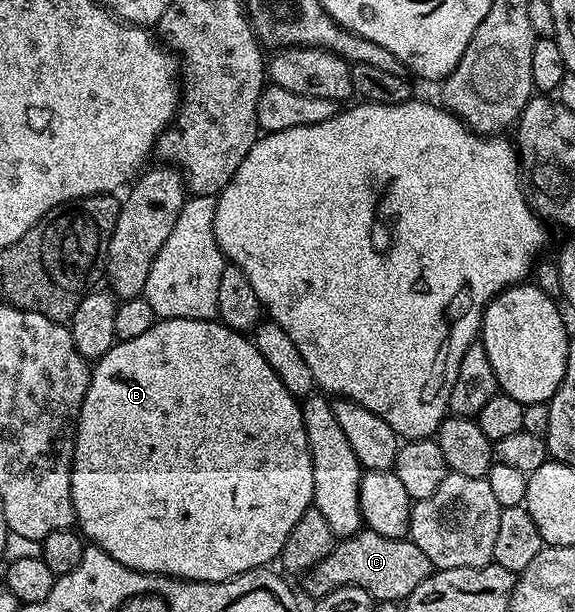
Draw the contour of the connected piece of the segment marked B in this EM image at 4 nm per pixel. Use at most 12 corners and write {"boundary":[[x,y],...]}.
{"boundary":[[167,317],[96,358],[76,528],[226,581],[313,505],[298,398]]}

